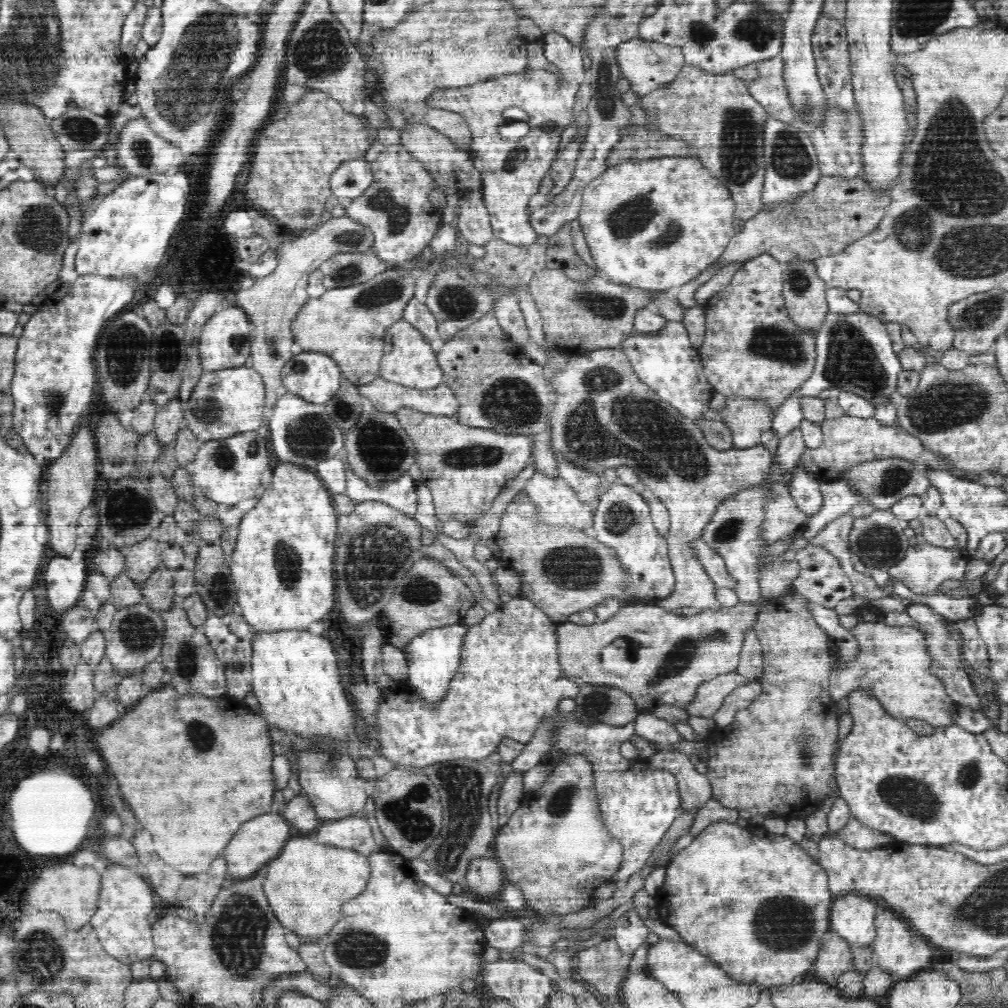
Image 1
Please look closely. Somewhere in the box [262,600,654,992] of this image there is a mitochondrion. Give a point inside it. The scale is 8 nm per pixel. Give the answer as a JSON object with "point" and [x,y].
{"point":[463,787]}

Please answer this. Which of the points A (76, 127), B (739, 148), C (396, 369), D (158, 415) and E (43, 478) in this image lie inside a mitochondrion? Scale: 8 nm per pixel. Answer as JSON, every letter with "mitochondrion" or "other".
{"A":"mitochondrion","B":"mitochondrion","C":"other","D":"other","E":"other"}

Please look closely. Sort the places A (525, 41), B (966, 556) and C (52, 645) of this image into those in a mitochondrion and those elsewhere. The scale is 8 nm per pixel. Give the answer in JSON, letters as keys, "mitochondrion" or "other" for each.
{"A":"other","B":"other","C":"other"}

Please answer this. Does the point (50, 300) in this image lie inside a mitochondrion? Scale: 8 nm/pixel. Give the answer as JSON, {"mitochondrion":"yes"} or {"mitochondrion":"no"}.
{"mitochondrion":"no"}

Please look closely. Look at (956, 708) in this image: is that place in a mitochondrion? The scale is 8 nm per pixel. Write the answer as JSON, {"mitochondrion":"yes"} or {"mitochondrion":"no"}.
{"mitochondrion":"no"}

